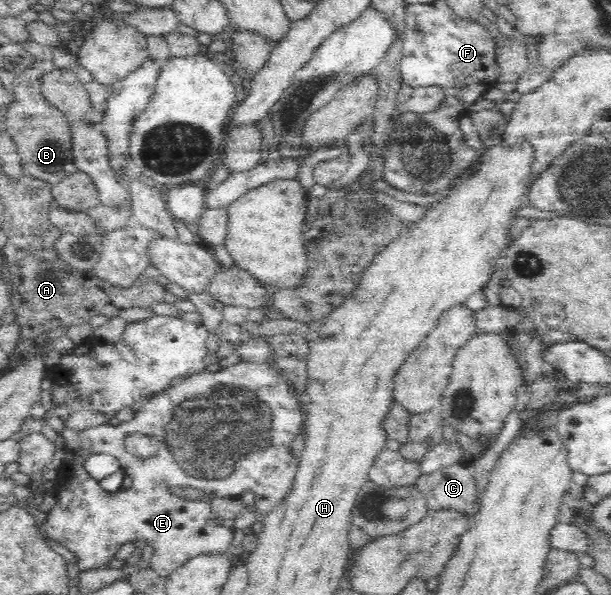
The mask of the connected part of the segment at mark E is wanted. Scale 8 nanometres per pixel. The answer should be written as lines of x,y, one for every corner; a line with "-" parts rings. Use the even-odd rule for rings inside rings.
239,362
216,373
205,370
184,378
145,401
135,413
135,418
127,423
121,423
117,427
105,424
86,430
64,430
65,458
56,469
58,503
40,529
74,553
77,559
74,568
79,574
106,568
110,561
117,559
117,553
125,543
137,539
148,541
148,545
155,548
150,567
158,575
167,577
196,555
228,549
233,536
231,531
216,524
218,517
213,510
216,499
239,499
242,493
253,491
256,495
255,513
266,516
290,497
303,456
303,452
299,457
294,455
292,441
299,432
303,432
306,419
307,413
300,396
268,363
-
133,435
156,440
156,451
150,455
130,453
126,442
-
98,454
108,454
120,462
120,469
124,471
127,481
117,492
110,493
102,489
100,480
92,477
85,468
86,460
-
175,486
203,491
204,499
177,498
169,491

